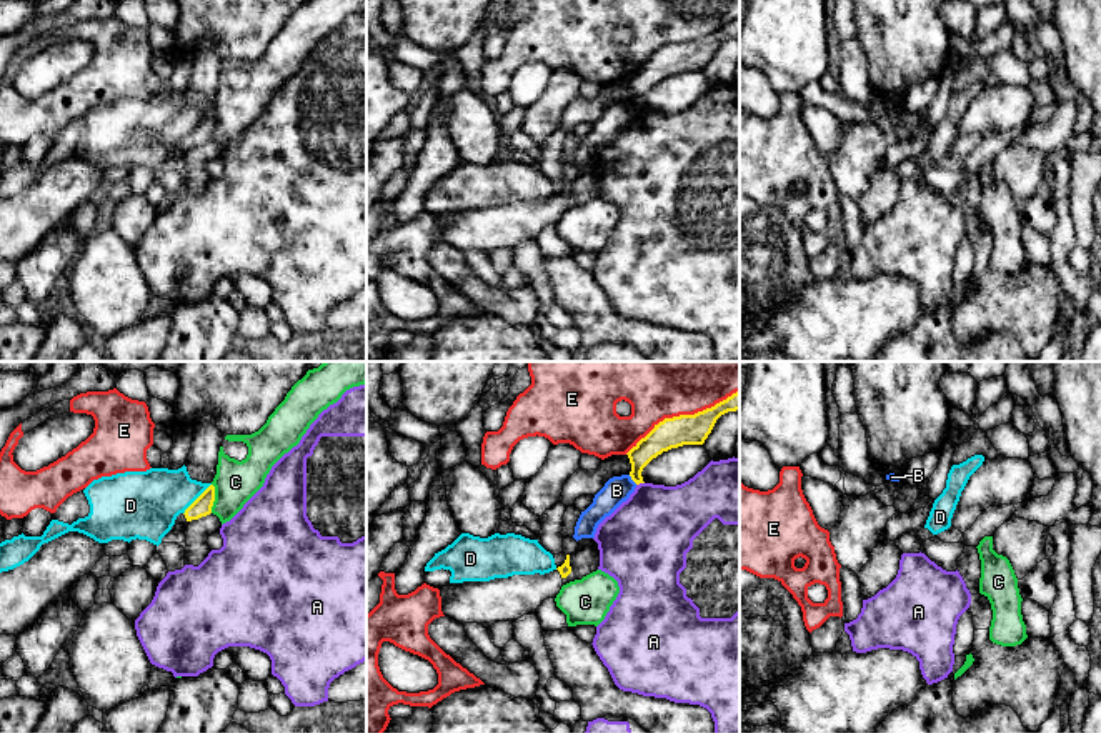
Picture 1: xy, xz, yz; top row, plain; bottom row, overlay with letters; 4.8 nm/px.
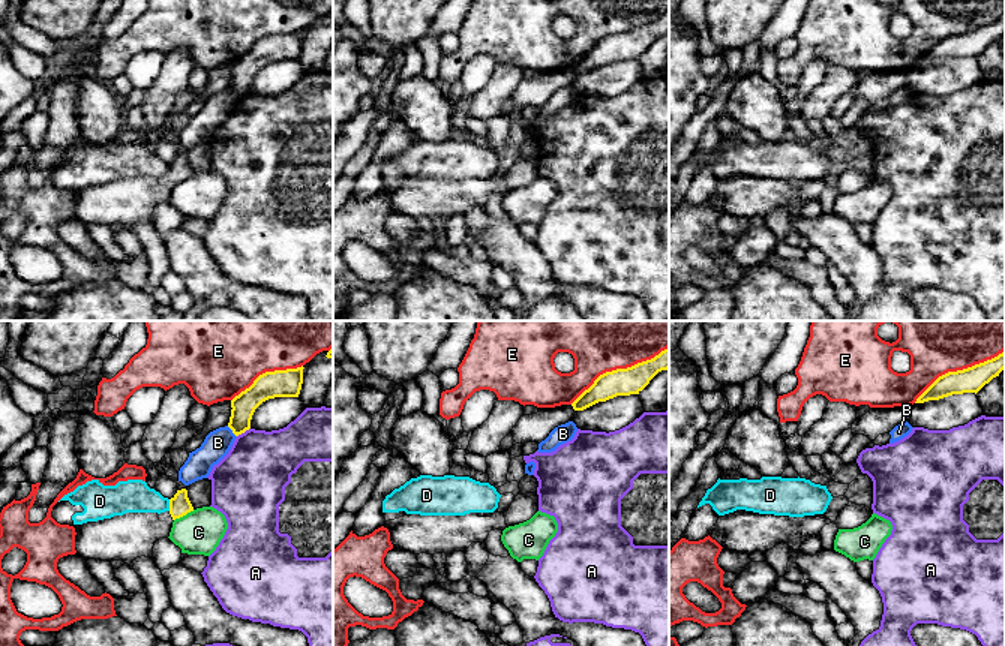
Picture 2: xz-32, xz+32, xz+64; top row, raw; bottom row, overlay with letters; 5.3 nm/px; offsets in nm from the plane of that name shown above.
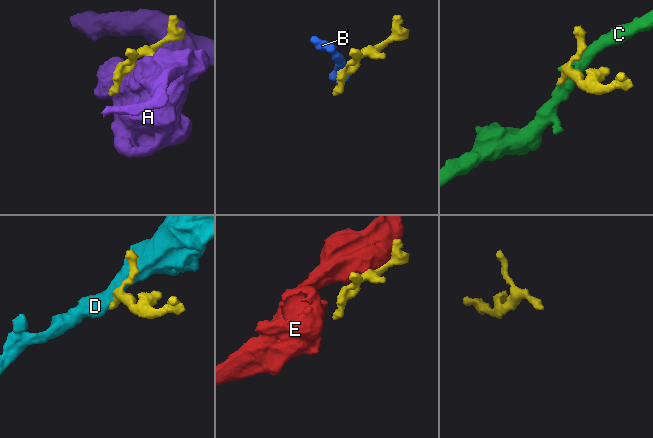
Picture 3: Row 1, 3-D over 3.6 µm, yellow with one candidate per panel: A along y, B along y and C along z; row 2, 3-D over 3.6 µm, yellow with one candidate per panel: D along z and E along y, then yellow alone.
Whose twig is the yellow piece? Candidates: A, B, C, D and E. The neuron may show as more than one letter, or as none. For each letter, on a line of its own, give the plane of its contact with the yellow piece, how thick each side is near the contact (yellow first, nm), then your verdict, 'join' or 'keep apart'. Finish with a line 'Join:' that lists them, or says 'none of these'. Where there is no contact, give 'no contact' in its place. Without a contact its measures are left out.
A: xz | 140/400 nm | keep apart
B: xz | 130/130 nm | keep apart
C: xy | 90/200 nm | keep apart
D: xy | 90/320 nm | keep apart
E: xz | 150/240 nm | keep apart
Join: none of these

